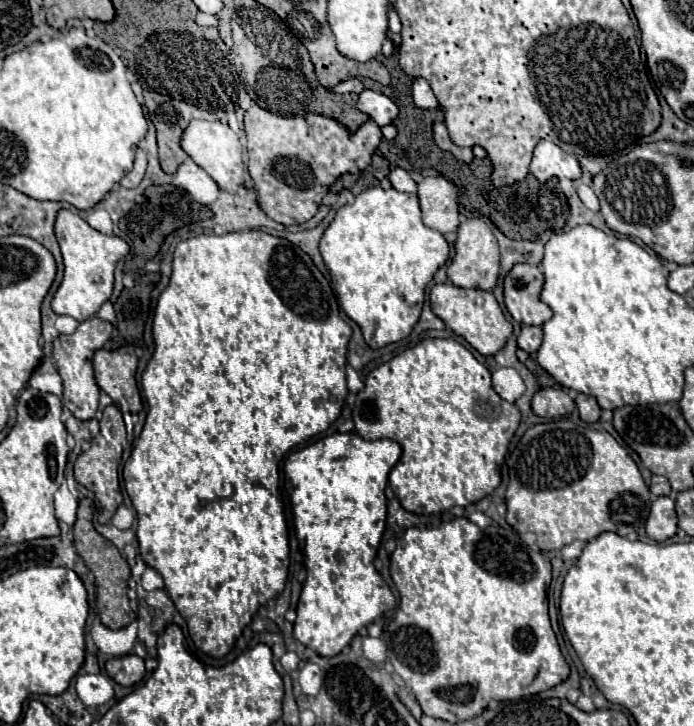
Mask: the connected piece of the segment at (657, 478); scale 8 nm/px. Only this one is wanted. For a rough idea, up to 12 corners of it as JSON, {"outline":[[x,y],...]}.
{"outline":[[652,475],[650,491],[654,495],[674,495],[662,475]]}

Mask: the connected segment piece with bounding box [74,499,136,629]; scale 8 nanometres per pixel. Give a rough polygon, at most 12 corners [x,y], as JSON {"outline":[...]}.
{"outline":[[82,499],[74,545],[98,583],[100,619],[122,629],[136,619],[130,567],[92,525]]}

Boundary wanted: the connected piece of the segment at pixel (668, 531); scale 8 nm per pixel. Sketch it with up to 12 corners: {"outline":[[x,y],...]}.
{"outline":[[656,497],[646,521],[662,543],[678,531],[674,497]]}

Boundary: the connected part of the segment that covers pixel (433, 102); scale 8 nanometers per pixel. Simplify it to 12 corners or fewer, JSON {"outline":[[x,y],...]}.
{"outline":[[416,79],[412,99],[422,109],[440,103],[426,79]]}

